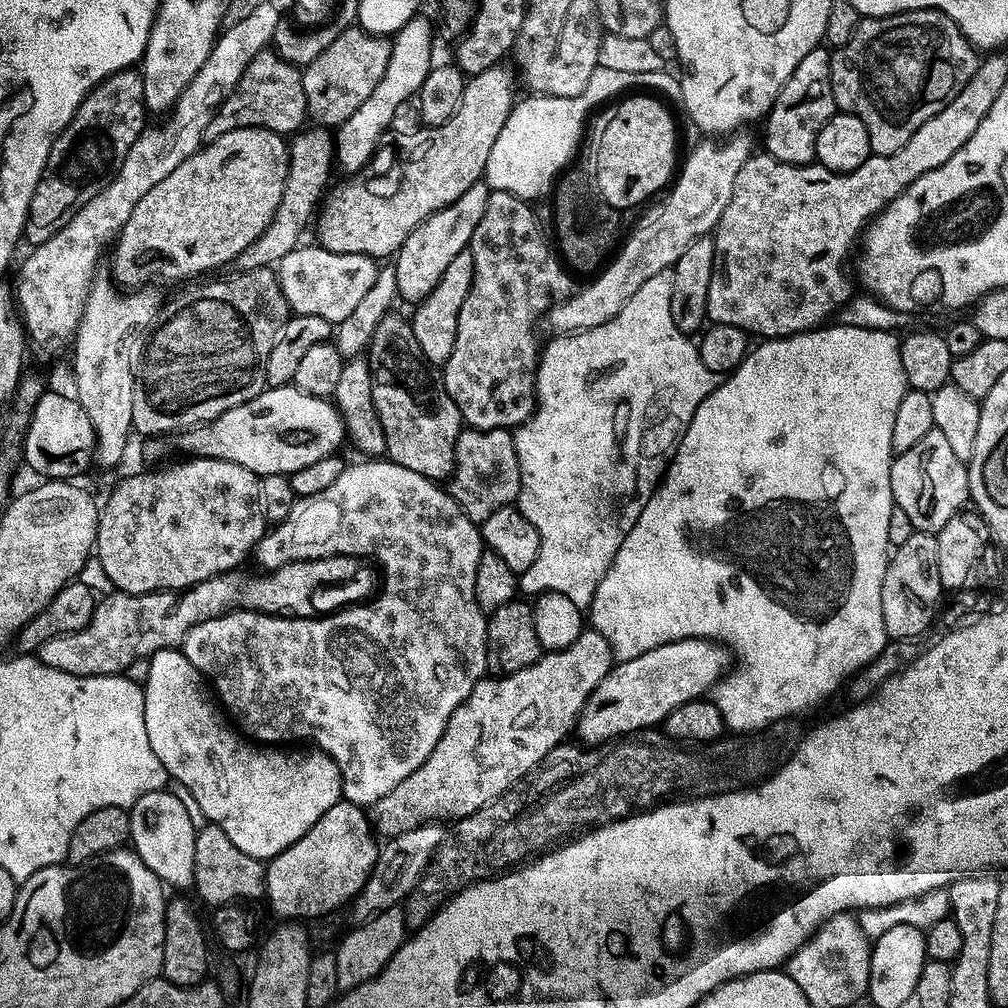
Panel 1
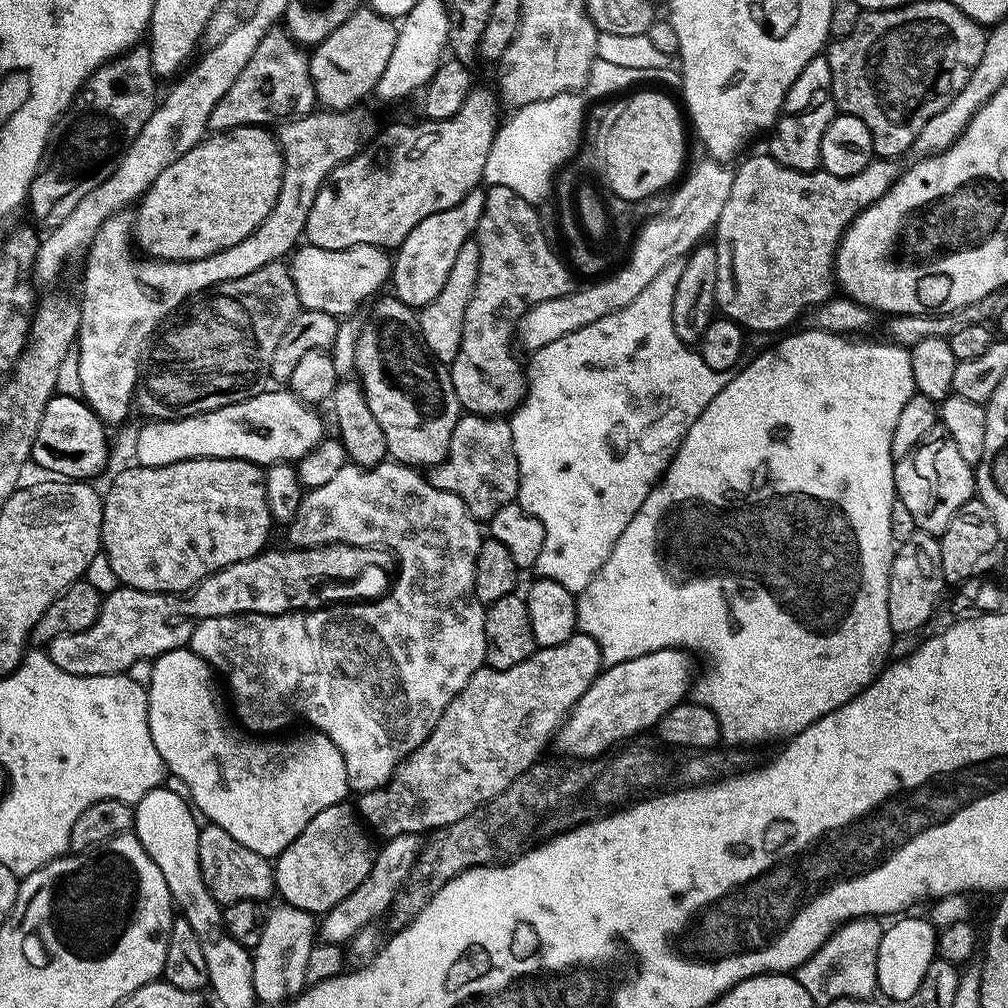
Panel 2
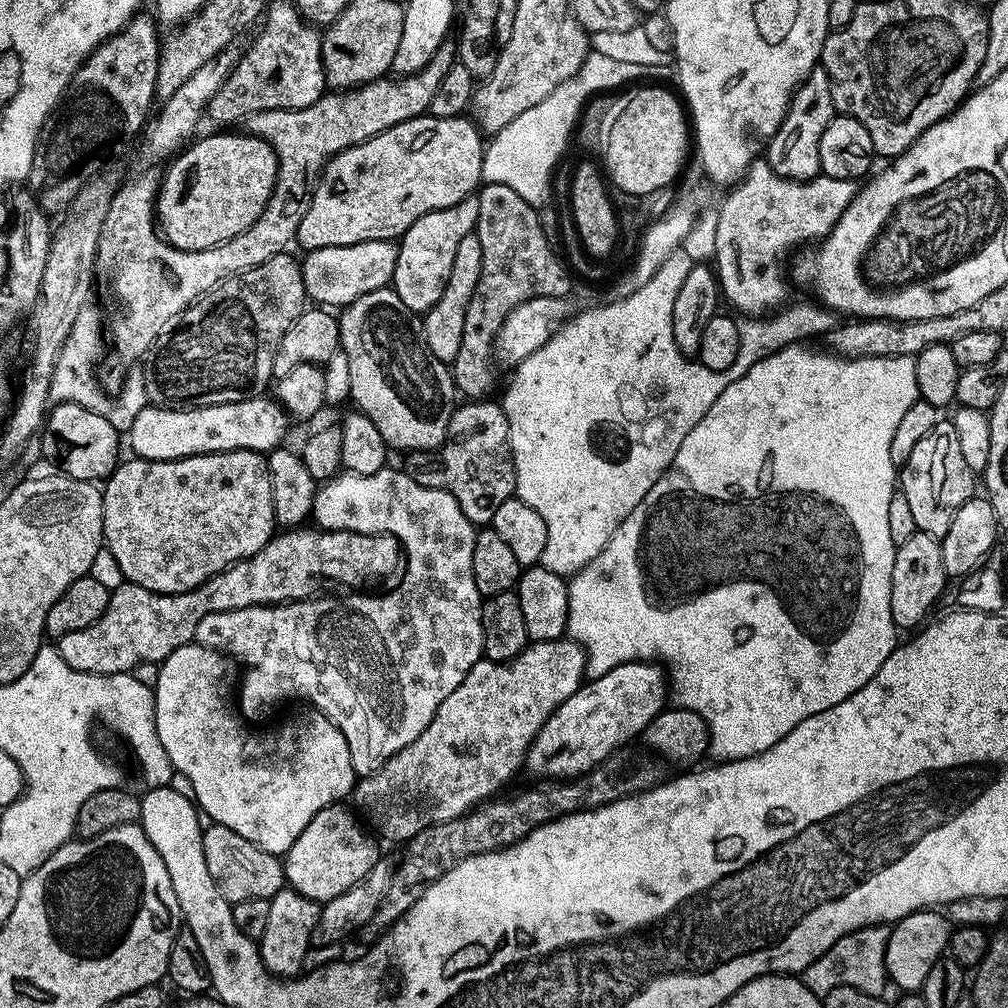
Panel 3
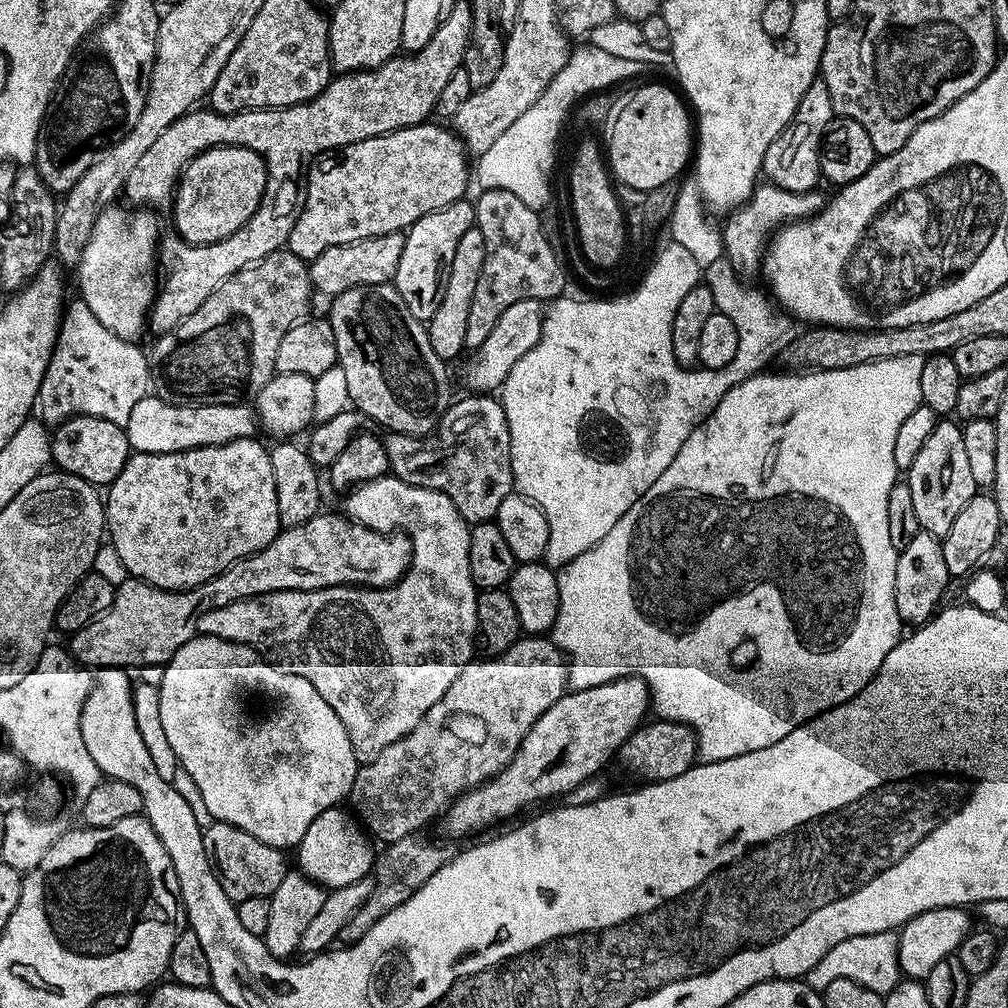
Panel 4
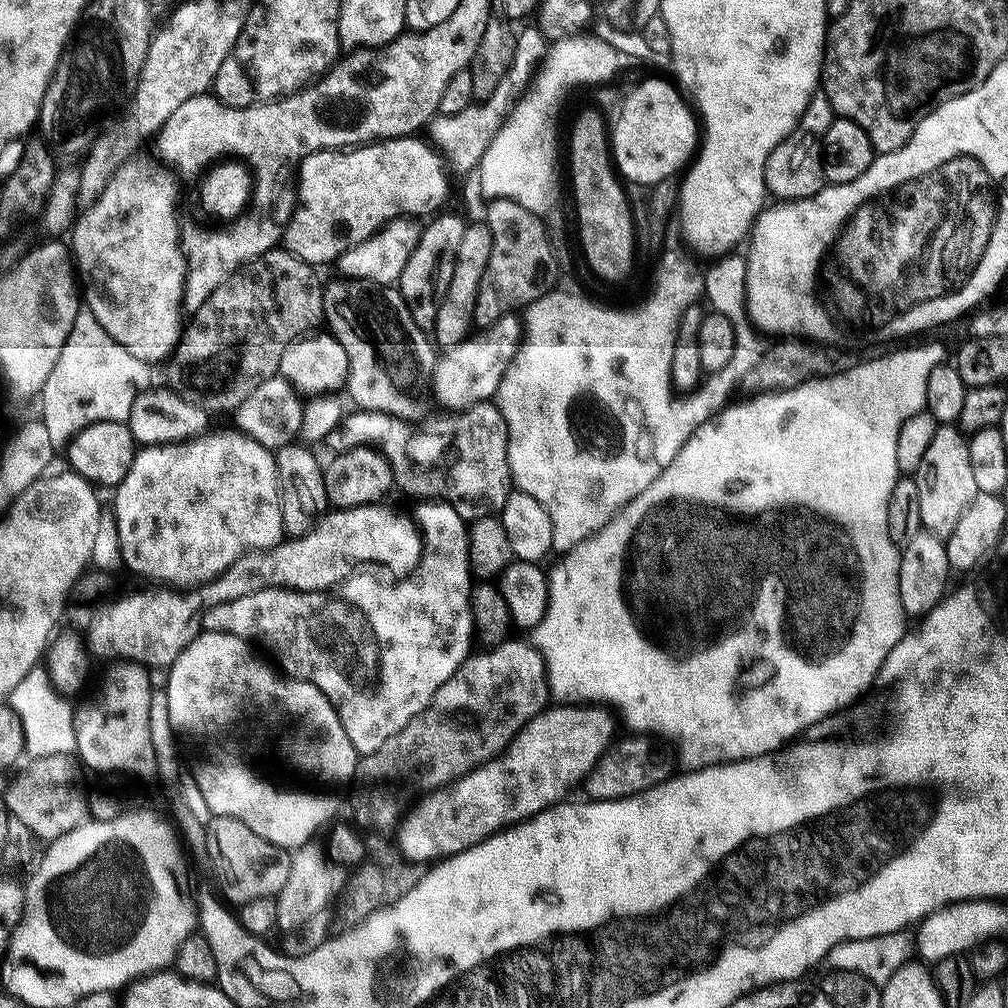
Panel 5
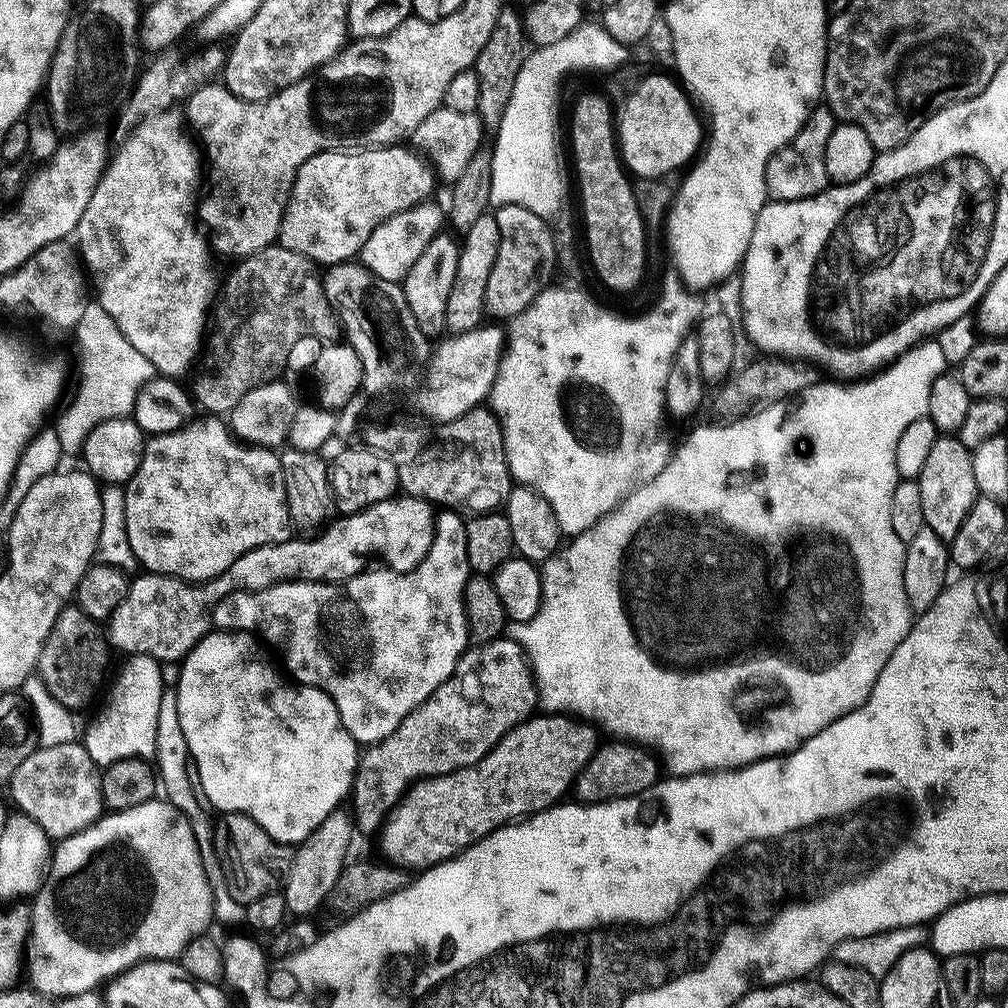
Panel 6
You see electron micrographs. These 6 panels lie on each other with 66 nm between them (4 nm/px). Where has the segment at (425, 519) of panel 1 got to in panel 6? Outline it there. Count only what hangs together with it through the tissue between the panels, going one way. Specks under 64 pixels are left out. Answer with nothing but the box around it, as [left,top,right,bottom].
[211,510,470,746]

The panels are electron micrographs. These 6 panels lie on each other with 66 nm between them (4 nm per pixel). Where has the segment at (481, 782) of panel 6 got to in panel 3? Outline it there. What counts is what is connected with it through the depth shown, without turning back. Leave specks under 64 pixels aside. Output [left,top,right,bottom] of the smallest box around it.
[526,662,670,782]

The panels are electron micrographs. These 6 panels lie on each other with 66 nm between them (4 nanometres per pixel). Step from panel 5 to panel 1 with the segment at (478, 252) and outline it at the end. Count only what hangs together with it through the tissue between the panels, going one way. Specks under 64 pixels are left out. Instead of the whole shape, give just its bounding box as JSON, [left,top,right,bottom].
[410,250,474,366]

